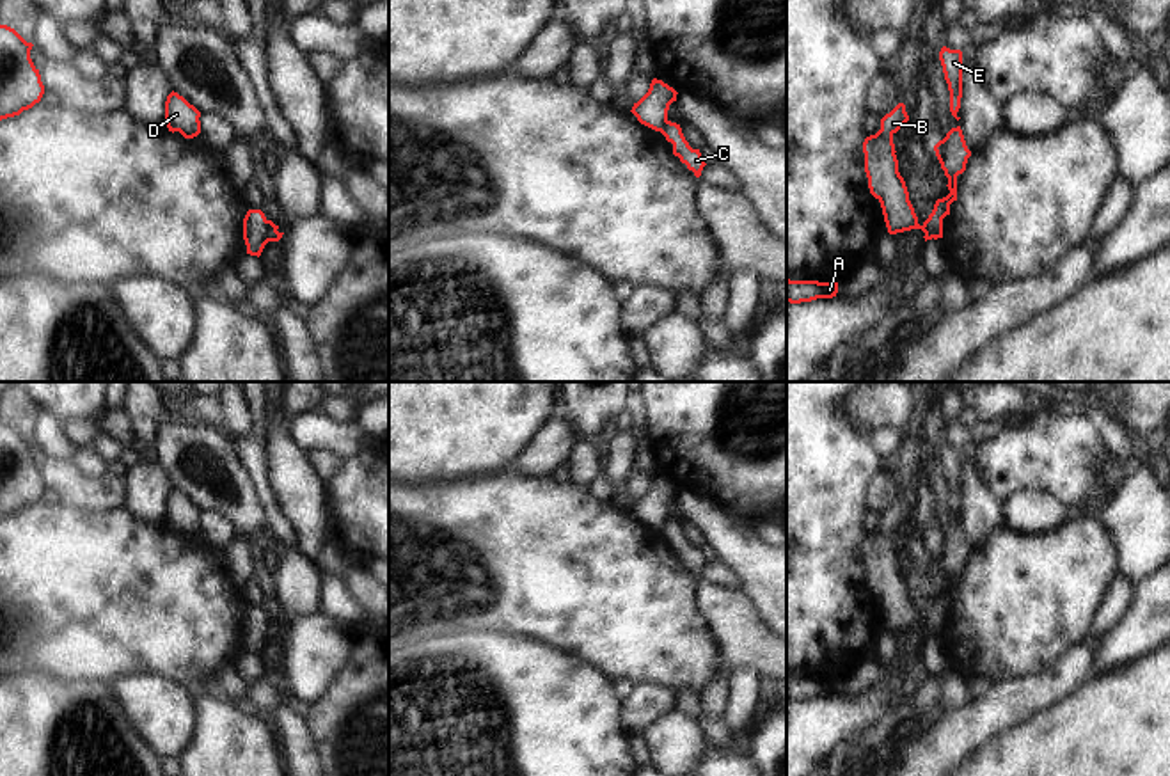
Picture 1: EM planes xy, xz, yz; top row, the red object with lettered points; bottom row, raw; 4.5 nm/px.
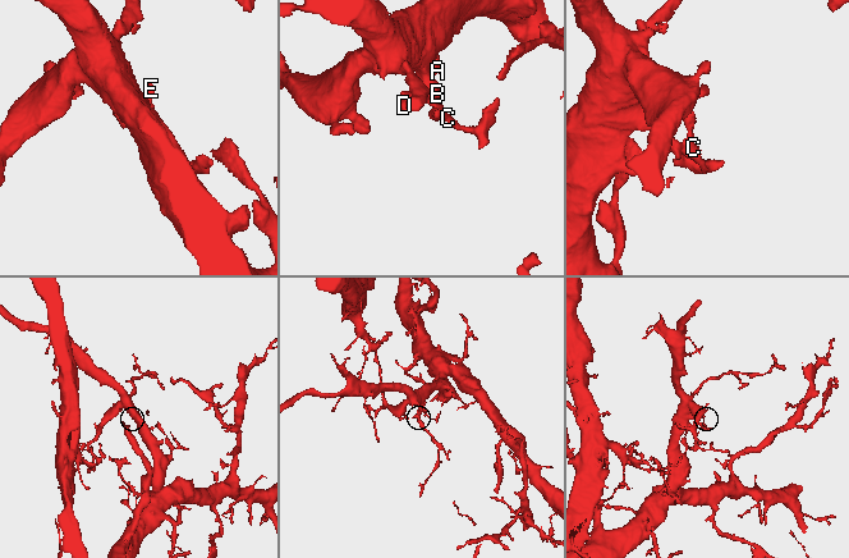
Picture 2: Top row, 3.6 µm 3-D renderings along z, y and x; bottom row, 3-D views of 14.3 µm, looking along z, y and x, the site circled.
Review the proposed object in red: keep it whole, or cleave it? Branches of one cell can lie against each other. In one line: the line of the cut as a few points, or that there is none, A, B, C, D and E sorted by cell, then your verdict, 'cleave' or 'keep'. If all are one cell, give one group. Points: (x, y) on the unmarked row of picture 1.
xy (265, 618), (268, 638) | A B D / C E | cleave

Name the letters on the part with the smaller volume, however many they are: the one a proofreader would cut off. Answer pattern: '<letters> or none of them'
C, E

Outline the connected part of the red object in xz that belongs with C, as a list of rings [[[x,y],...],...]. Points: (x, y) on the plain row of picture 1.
[[[666,519],[660,531],[668,540],[673,542],[673,552],[680,556],[682,561],[687,563],[689,568],[694,570],[696,575],[701,574],[703,565],[707,563],[701,556],[700,547],[692,547],[685,538],[680,522]]]

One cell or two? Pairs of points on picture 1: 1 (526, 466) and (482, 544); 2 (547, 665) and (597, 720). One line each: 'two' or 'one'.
1: two
2: one

